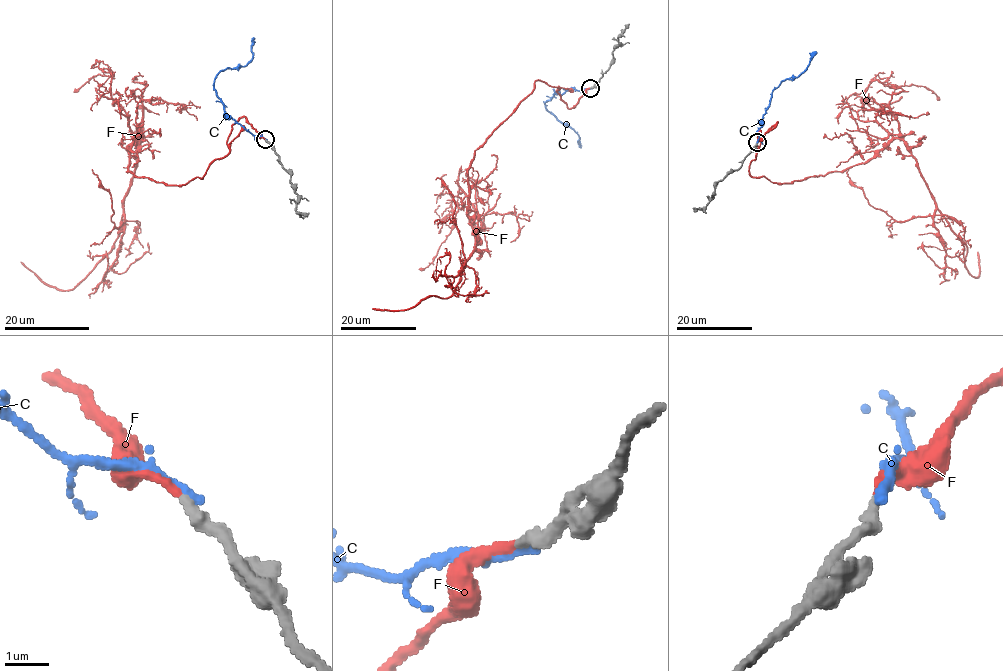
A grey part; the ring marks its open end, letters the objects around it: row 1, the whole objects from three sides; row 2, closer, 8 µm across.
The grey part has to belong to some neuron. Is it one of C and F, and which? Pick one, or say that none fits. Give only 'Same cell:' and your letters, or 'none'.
Same cell: F

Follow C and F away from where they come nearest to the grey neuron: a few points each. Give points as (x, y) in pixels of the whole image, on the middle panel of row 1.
C: (590, 88), (579, 91), (569, 88), (562, 94), (555, 93), (545, 103), (557, 119), (578, 135), (580, 146)
F: (590, 88), (569, 109), (536, 80), (475, 151), (476, 246), (455, 291), (372, 308)

